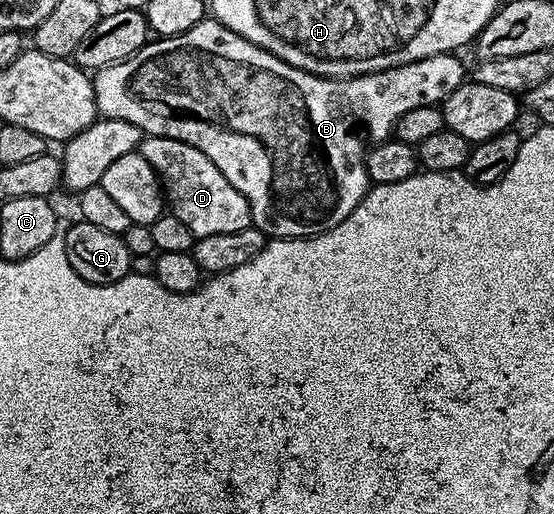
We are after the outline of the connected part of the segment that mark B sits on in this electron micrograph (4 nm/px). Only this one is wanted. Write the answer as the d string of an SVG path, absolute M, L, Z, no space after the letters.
M204 19L200 23L196 23L196 27L192 27L187 33L181 33L175 37L158 37L147 40L145 47L136 51L128 59L97 70L93 74L92 80L98 112L103 118L112 121L127 121L142 130L143 134L176 139L204 151L204 155L208 155L208 159L212 159L212 163L216 163L216 167L220 167L224 179L228 179L228 183L232 183L232 187L236 187L236 191L240 191L240 195L244 195L244 199L248 199L253 228L265 233L267 238L281 239L284 237L314 237L317 233L323 233L344 223L344 219L348 219L348 215L352 215L354 208L362 202L364 195L372 187L366 170L368 142L391 140L398 121L405 113L416 107L438 105L445 101L448 95L452 95L452 91L456 91L456 87L463 85L467 77L468 69L462 66L461 59L454 53L437 53L428 59L420 59L416 63L392 67L379 73L365 73L362 77L337 79L317 77L316 74L304 71L300 67L292 67L288 63L284 63L284 59L256 47L256 43L248 43L248 39L236 35L236 31L232 31L224 23Z

